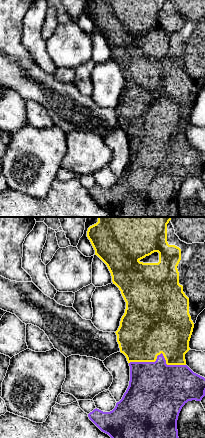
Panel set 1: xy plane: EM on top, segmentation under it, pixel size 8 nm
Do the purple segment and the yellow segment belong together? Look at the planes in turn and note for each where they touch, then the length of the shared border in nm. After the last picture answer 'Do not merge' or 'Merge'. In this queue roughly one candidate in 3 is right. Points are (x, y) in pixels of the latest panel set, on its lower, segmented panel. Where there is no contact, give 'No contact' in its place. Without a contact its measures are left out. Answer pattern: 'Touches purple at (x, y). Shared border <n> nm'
Touches purple at (159, 355). Shared border 460 nm

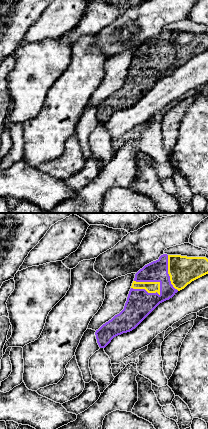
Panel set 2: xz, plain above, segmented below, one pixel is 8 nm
Touches purple at (150, 293). Shared border 240 nm

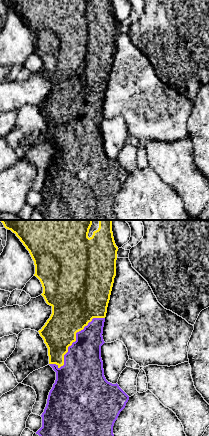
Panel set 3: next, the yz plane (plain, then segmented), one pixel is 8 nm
Touches purple at (73, 342). Shared border 600 nm

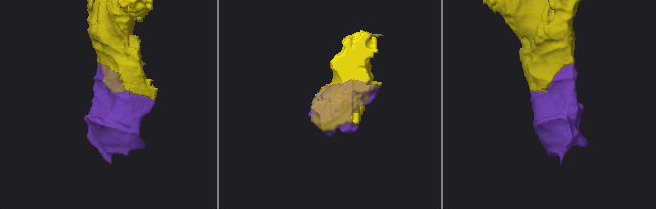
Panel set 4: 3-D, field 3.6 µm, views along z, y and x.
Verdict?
Merge

